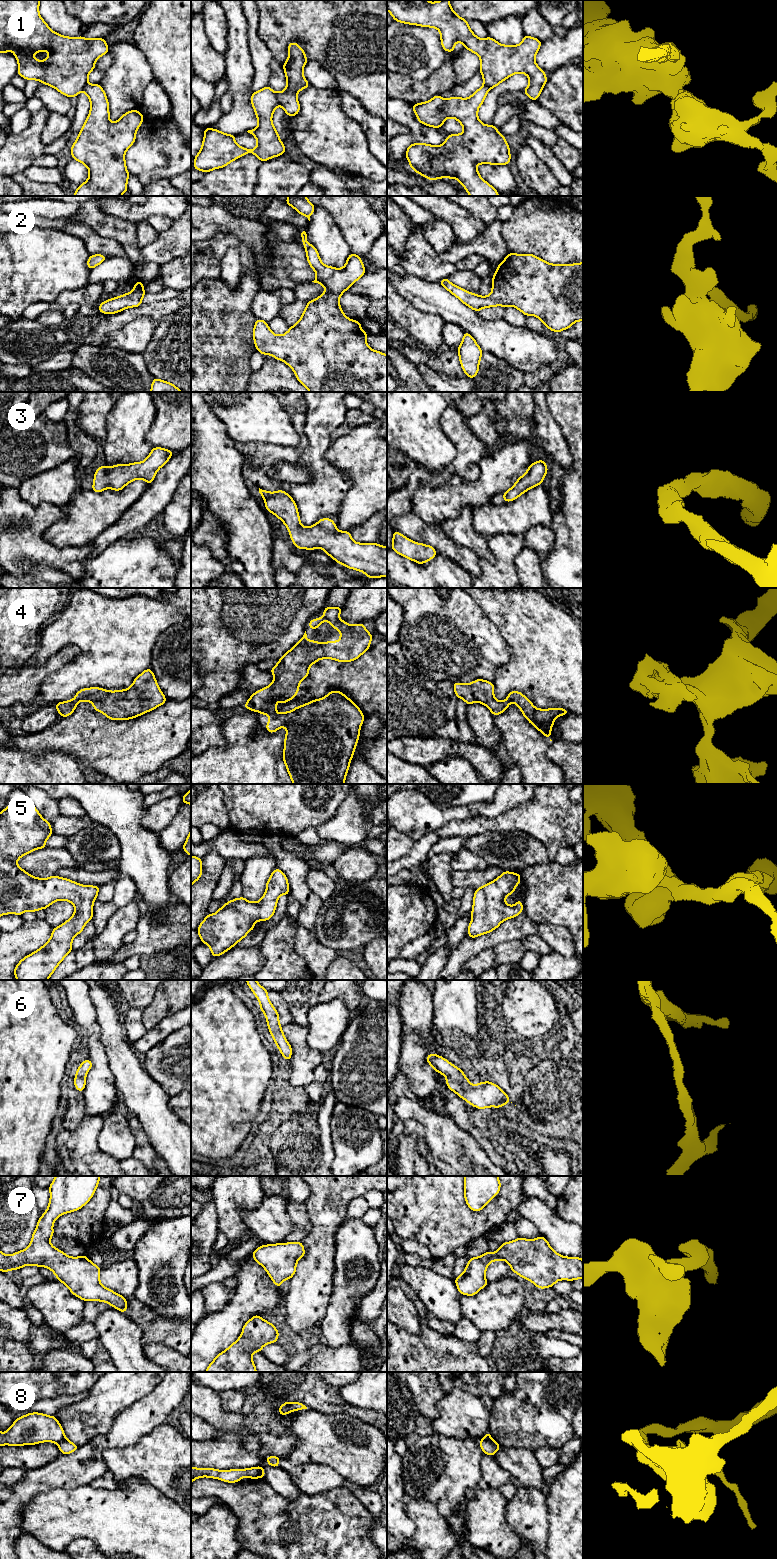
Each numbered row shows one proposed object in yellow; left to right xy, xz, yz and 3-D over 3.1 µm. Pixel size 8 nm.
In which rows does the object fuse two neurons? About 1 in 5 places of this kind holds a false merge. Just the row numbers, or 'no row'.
1, 8

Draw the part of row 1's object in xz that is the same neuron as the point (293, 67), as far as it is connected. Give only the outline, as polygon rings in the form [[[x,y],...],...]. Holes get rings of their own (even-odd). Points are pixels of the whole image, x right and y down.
[[[291,42],[287,48],[289,57],[282,65],[287,85],[282,92],[275,92],[280,105],[289,117],[295,116],[300,111],[297,94],[310,84],[303,75],[303,68],[308,62],[305,51],[296,42]]]

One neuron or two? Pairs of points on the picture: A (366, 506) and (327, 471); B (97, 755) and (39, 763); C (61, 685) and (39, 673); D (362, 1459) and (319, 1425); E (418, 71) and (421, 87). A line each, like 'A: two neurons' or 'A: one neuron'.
A: two neurons
B: two neurons
C: two neurons
D: one neuron
E: two neurons

